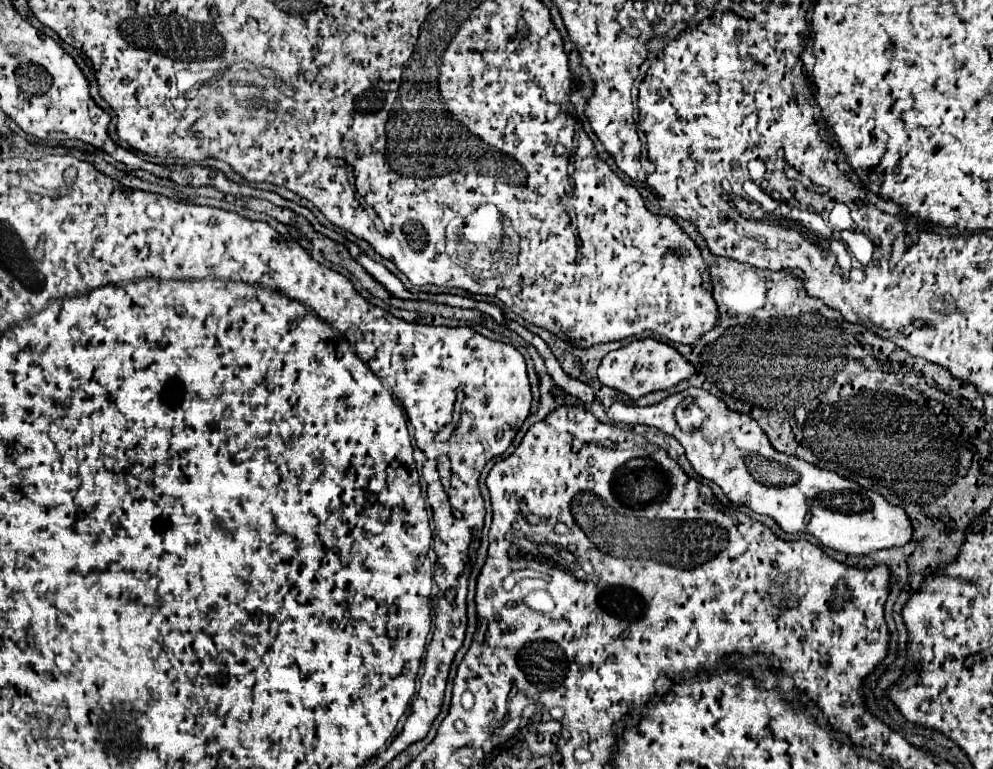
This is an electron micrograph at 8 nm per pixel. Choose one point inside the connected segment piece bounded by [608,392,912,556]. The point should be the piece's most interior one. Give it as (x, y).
(732, 451)

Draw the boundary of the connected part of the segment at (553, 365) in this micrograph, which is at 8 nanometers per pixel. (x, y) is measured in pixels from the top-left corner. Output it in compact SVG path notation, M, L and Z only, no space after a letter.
M548 348L548 352L540 352L540 356L544 358L544 364L546 364L548 374L552 376L552 380L554 380L566 394L578 398L578 400L584 402L584 404L592 404L593 388L586 383L584 384L584 382L580 382L580 380L576 380L576 378L572 378L572 376L568 376L568 374L560 368L558 360L552 356L552 350L550 350L550 348Z

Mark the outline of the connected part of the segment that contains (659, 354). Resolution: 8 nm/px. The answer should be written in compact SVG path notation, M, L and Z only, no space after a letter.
M644 338L644 340L634 340L624 348L618 348L614 352L608 352L600 366L598 366L598 378L602 384L626 394L628 398L636 400L640 396L646 396L654 390L666 390L676 386L680 380L686 380L692 376L692 364L674 348L668 344L654 340L654 338Z

